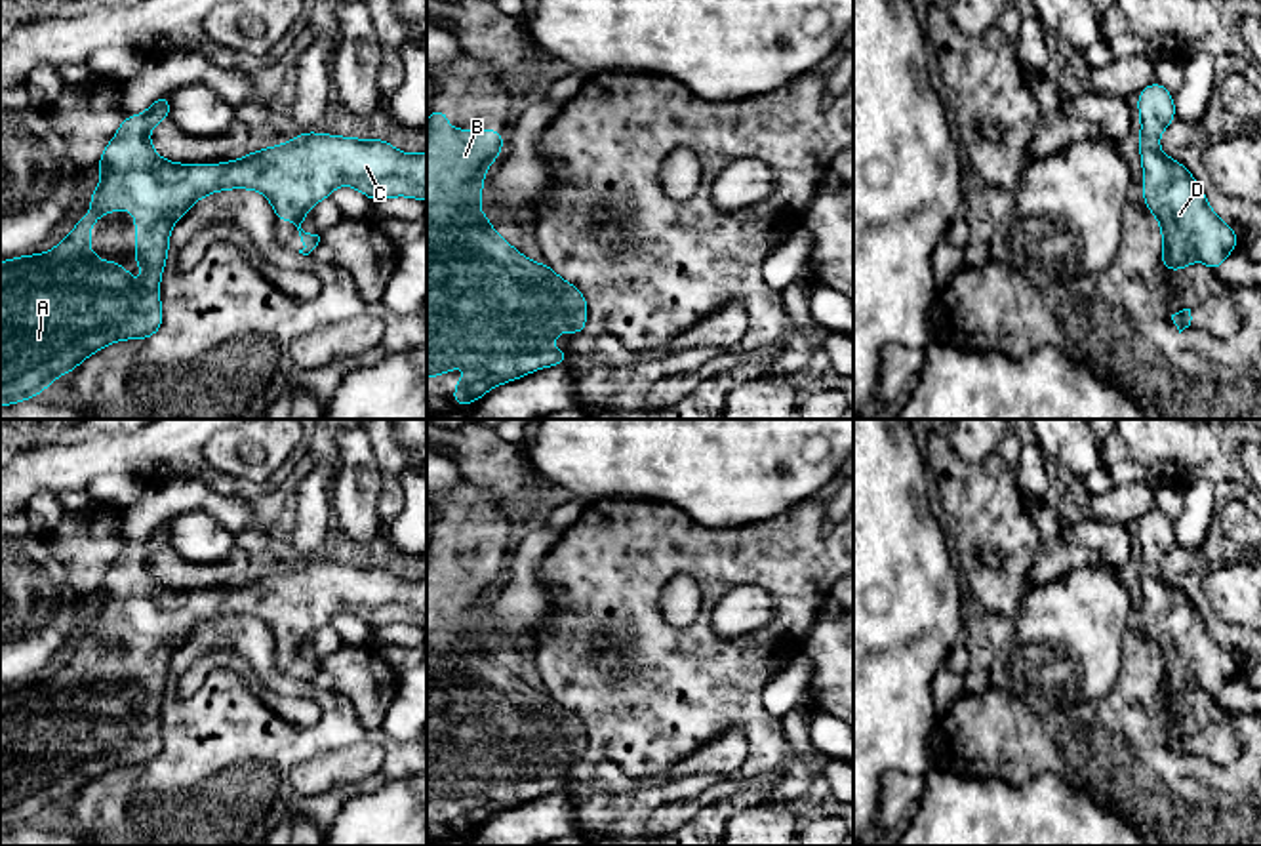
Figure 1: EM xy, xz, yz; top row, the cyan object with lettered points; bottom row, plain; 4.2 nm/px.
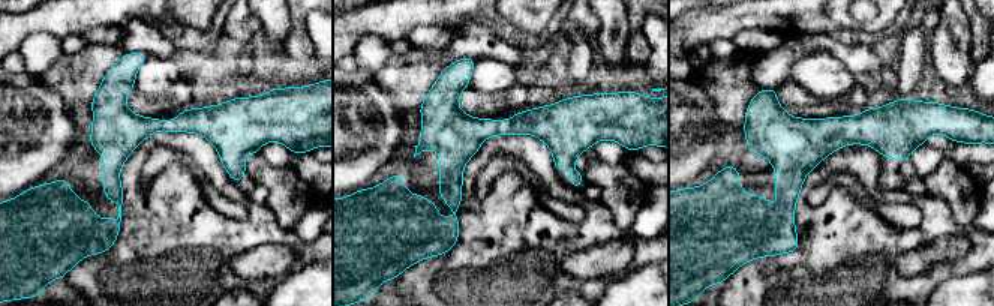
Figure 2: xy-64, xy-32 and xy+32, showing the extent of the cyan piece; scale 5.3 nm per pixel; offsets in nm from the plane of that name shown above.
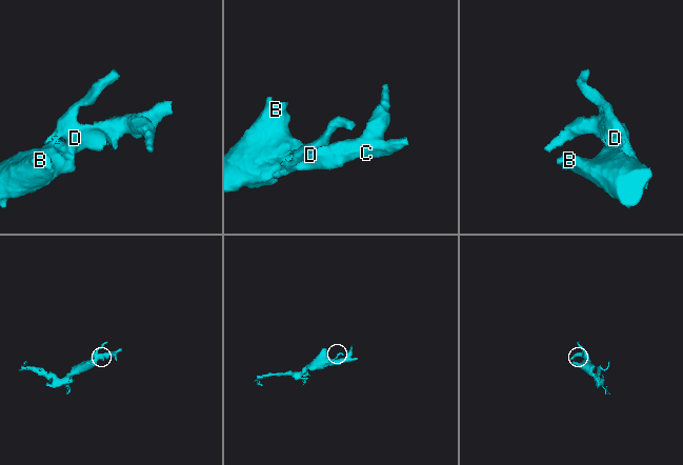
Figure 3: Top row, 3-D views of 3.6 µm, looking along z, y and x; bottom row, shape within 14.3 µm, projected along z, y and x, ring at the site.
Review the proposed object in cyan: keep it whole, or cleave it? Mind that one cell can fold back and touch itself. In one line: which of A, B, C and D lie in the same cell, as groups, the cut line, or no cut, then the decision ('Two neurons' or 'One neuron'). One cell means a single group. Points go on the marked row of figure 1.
Groups: A B C D. No split. One neuron

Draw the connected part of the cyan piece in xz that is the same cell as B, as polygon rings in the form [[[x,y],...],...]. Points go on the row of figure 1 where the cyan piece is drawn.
[[[430,111],[427,120],[427,377],[438,377],[448,370],[465,366],[470,372],[465,373],[451,398],[455,406],[467,406],[480,396],[484,396],[490,389],[503,385],[507,381],[514,381],[522,375],[528,375],[539,368],[560,366],[568,362],[568,349],[552,351],[554,333],[556,332],[571,332],[583,333],[587,326],[587,299],[585,295],[570,282],[564,282],[549,265],[539,265],[520,252],[516,252],[505,238],[501,238],[491,221],[478,212],[478,204],[482,202],[482,181],[488,173],[488,166],[499,158],[501,147],[505,139],[499,130],[450,130],[448,128],[448,112],[446,111]]]

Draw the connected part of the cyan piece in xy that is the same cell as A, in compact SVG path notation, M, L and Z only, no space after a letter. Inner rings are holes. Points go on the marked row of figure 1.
M168 93L160 95L149 111L124 118L120 130L99 158L101 185L93 189L90 198L93 212L82 215L72 232L53 250L0 263L0 408L30 396L40 396L53 379L76 370L91 352L114 341L150 339L160 330L164 320L160 309L160 276L168 259L170 229L206 194L225 189L253 189L263 192L274 208L276 221L290 219L297 227L301 242L305 244L305 248L299 250L303 255L309 255L320 242L318 234L301 229L303 217L339 185L354 187L371 200L411 196L427 202L427 152L406 154L385 139L352 139L307 131L295 139L288 139L286 145L248 152L242 160L208 166L171 164L154 152L149 137L149 130L168 118ZM114 210L131 210L135 213L135 263L143 267L145 286L141 292L135 290L135 278L130 276L118 261L99 261L97 255L90 252L90 231L93 223Z

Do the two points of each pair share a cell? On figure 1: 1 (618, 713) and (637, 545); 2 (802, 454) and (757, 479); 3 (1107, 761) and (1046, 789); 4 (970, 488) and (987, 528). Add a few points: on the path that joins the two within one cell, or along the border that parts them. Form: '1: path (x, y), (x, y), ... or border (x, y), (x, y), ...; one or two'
1: path (627, 671), (627, 587); one
2: path (791, 454), (781, 454), (768, 467); one
3: border (1020, 784), (1058, 774), (1101, 805); two
4: path (978, 498), (985, 505), (987, 519); one

